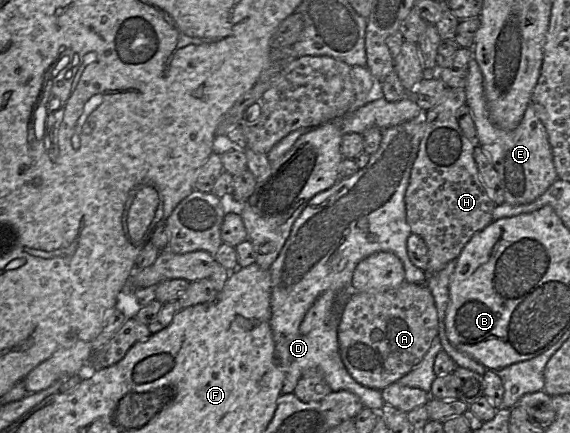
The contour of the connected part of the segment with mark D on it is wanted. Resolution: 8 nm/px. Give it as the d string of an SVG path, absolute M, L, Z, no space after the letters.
M425 112L421 117L383 130L379 149L370 155L368 164L357 173L340 178L332 187L316 194L295 220L290 235L278 257L271 265L270 327L275 342L275 359L285 373L282 394L294 393L303 372L317 368L332 392L346 390L359 397L365 408L380 412L385 402L381 391L355 381L346 369L339 351L339 312L336 307L342 298L352 293L351 283L359 262L377 252L392 252L403 263L405 281L426 284L427 275L414 266L407 253L407 239L412 234L406 221L405 194L412 166L417 157L426 126Z

